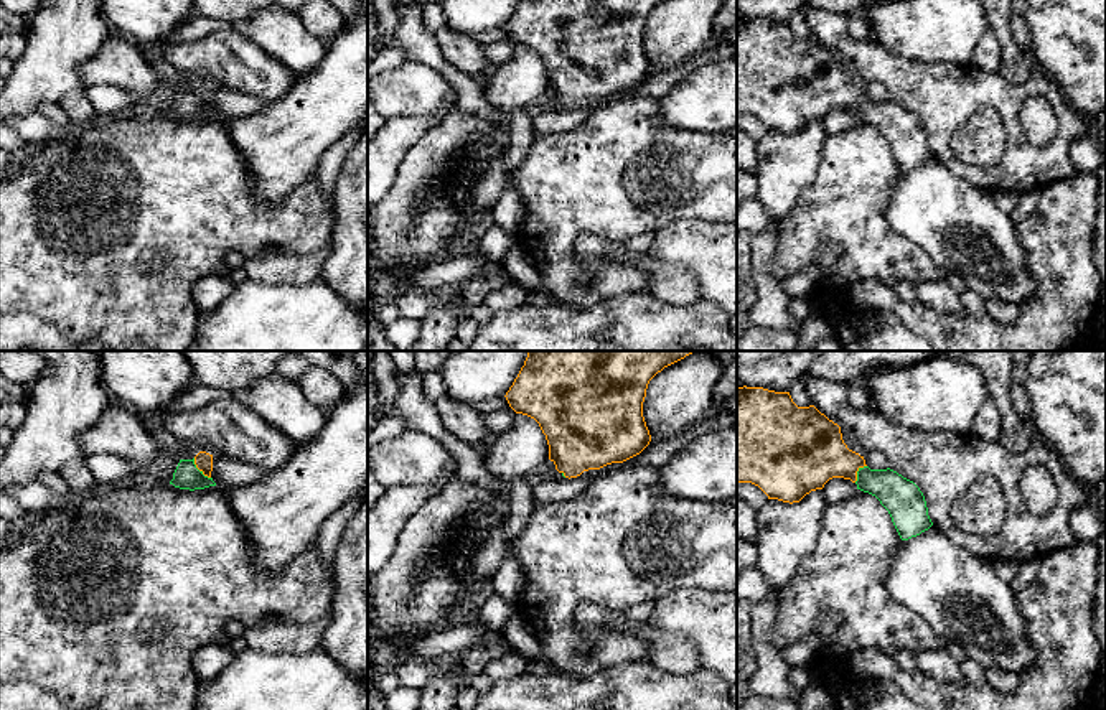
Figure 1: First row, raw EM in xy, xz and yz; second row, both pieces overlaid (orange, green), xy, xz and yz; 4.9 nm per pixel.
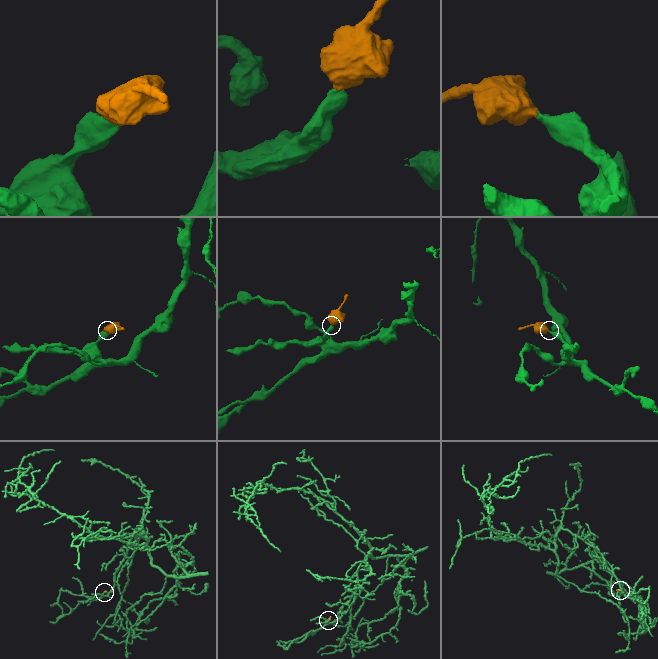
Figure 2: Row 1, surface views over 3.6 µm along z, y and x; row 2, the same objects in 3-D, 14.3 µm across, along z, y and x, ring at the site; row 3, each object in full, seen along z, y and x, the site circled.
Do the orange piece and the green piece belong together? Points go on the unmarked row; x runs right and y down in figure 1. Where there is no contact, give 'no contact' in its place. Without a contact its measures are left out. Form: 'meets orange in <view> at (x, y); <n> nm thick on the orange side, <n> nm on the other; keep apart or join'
meets orange in xy at (200, 101); 90 nm thick on the orange side, 130 nm on the other; join

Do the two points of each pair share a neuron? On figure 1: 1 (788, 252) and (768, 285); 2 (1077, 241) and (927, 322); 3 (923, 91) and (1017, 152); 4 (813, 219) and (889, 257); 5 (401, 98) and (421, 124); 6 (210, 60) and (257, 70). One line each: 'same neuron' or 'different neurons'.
1: different neurons
2: same neuron
3: same neuron
4: same neuron
5: different neurons
6: same neuron

